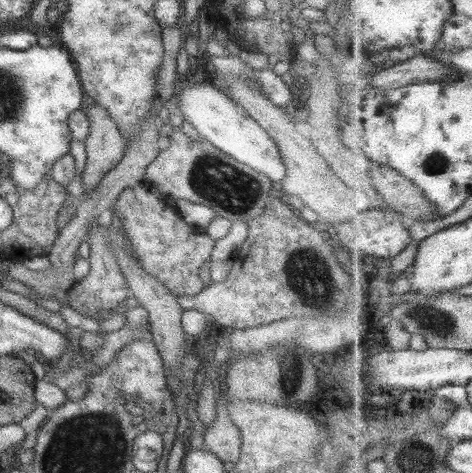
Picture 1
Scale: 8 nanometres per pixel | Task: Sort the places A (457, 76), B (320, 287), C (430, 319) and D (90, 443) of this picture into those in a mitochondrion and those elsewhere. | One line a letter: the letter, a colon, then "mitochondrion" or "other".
A: other
B: mitochondrion
C: mitochondrion
D: mitochondrion

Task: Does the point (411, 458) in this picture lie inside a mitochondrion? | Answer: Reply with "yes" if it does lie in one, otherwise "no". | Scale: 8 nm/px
yes

